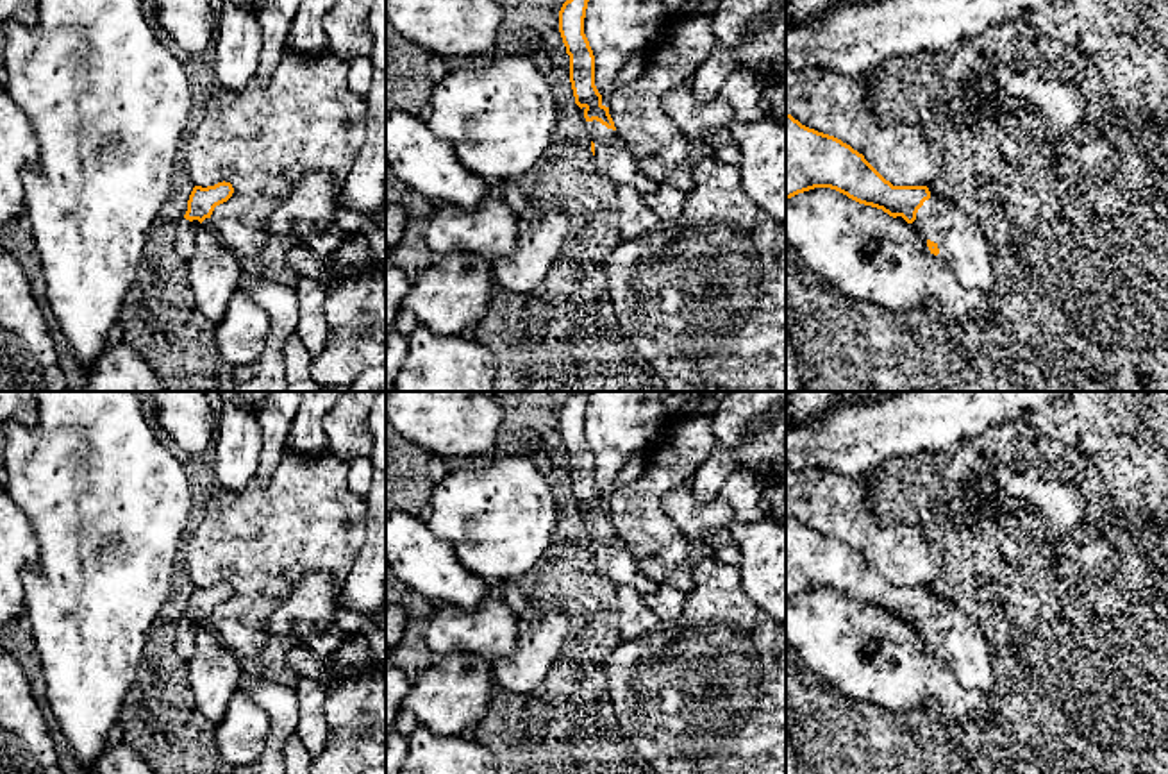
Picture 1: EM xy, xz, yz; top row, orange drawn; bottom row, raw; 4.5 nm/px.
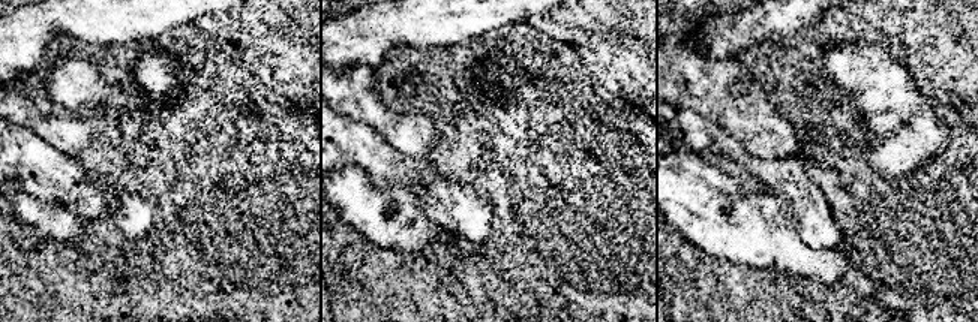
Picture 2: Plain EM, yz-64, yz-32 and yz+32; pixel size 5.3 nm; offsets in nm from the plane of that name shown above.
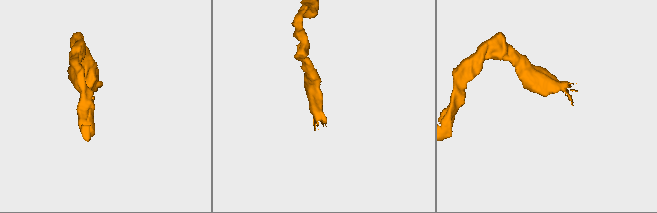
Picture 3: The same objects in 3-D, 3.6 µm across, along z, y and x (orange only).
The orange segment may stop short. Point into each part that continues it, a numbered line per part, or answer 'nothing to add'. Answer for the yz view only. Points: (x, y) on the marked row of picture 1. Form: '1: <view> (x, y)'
1: yz (963, 245)

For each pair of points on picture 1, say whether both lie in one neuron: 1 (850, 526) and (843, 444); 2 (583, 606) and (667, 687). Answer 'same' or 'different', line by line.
1: different
2: same

